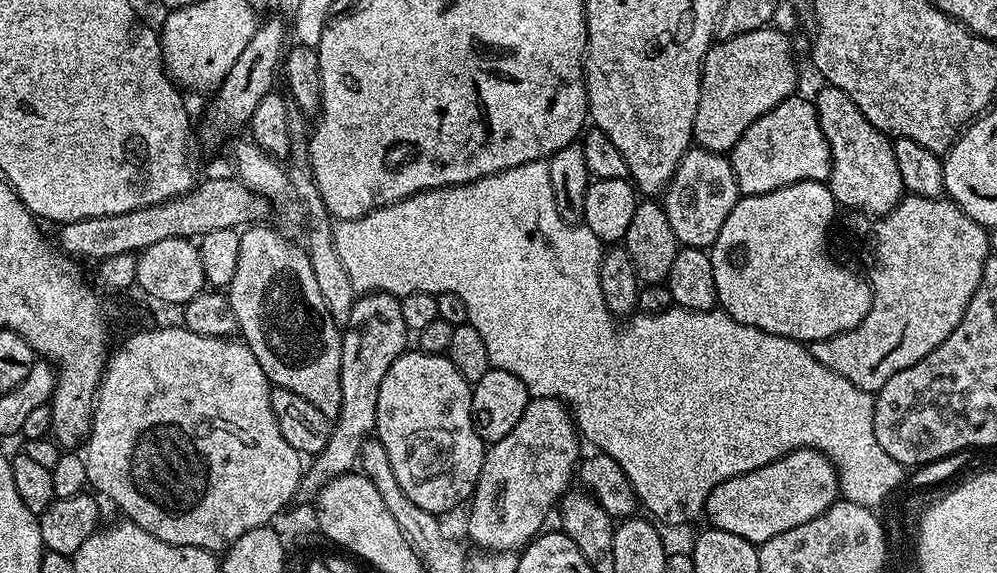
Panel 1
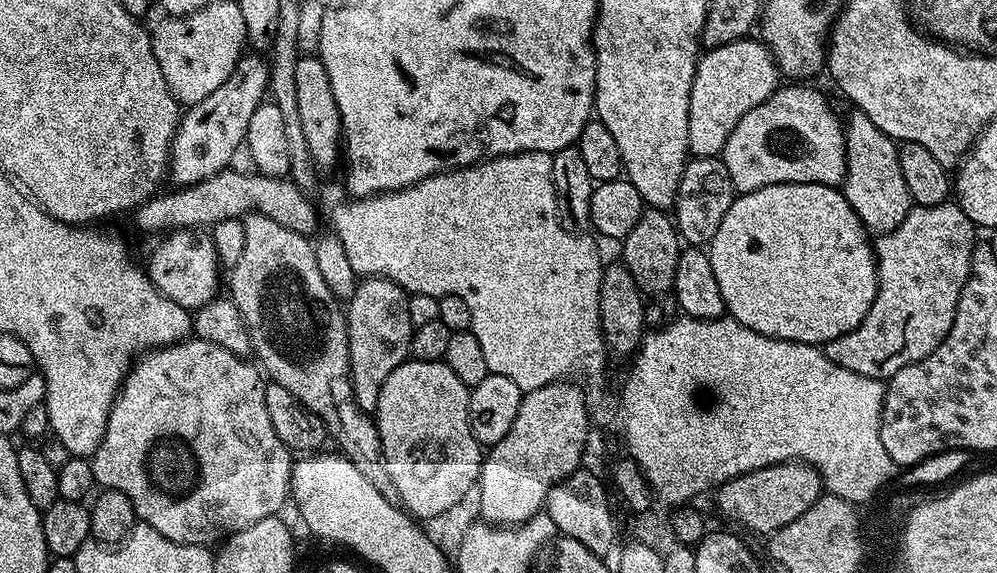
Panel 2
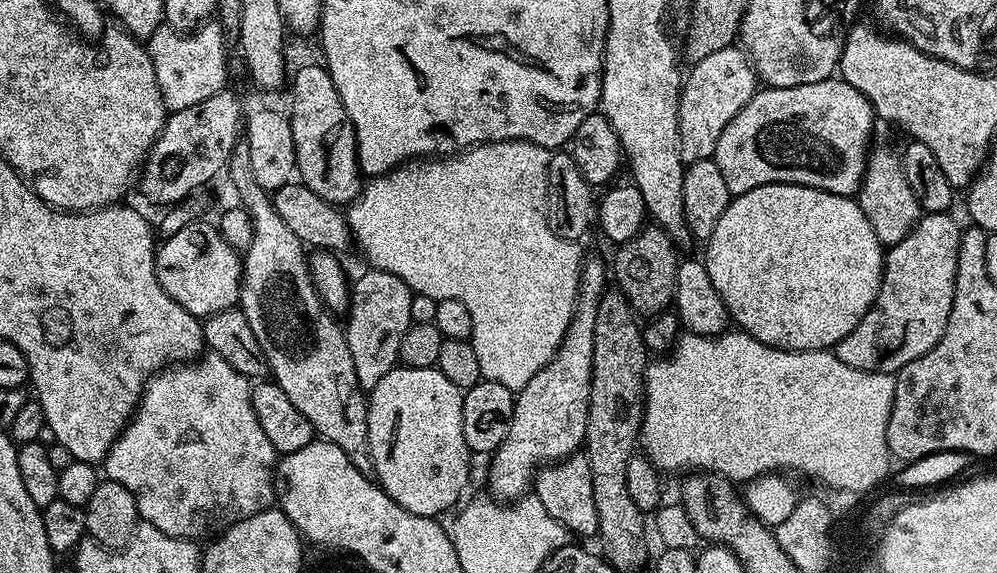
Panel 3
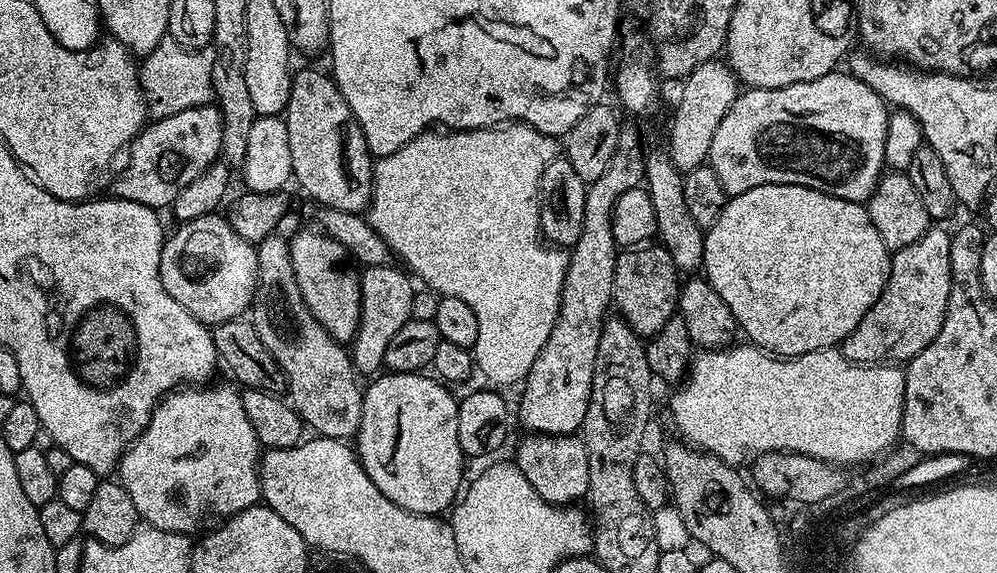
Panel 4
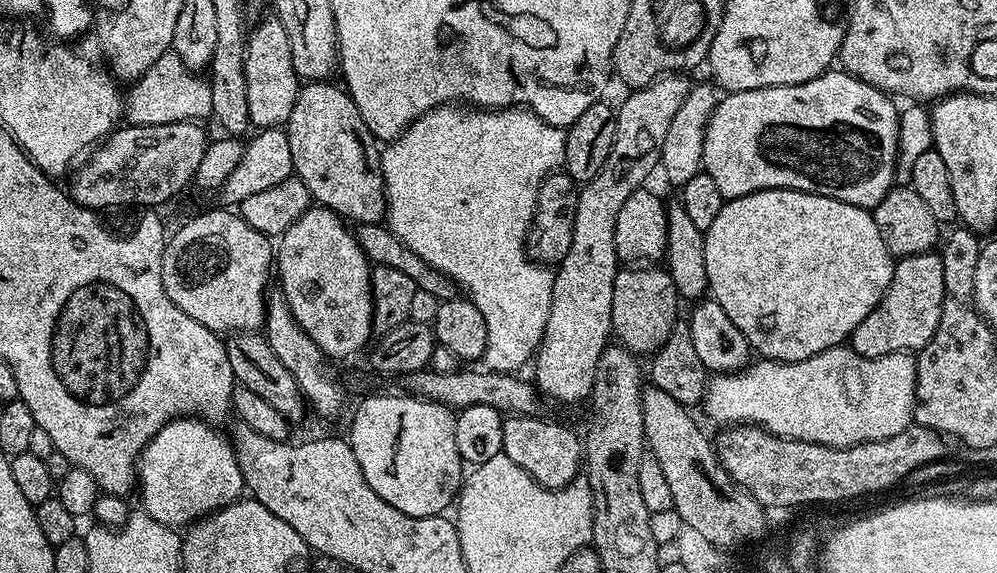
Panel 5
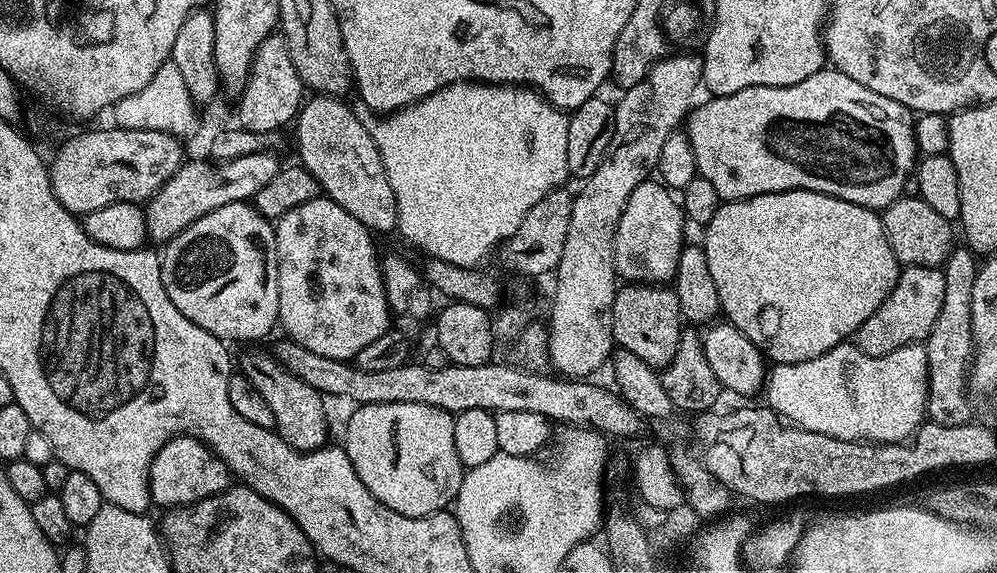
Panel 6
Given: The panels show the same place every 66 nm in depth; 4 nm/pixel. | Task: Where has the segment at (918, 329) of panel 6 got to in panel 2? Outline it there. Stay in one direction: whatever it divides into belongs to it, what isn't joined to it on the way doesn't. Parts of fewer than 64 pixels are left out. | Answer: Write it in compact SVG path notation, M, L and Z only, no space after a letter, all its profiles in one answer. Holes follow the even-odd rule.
M945 202L938 206L914 206L910 210L910 214L906 214L906 218L902 218L902 226L877 235L874 240L876 253L876 297L874 302L870 306L866 318L862 318L862 322L857 328L851 328L844 336L836 336L829 344L823 345L824 356L830 358L830 362L834 362L838 366L846 366L846 370L854 370L854 374L862 374L866 378L882 381L887 381L888 377L893 376L898 370L902 370L902 366L910 366L914 362L926 358L926 354L934 351L942 342L942 338L946 338L946 334L954 322L958 298L962 294L962 286L966 286L966 278L970 274L972 251L978 242L976 232L978 233L977 225L973 224L970 218L966 218L966 214L959 204Z

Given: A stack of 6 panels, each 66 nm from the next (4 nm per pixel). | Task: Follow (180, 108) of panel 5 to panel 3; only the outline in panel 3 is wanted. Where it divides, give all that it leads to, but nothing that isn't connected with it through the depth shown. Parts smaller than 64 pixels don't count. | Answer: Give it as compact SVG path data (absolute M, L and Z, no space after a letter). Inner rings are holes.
M205 22L192 32L175 32L168 24L161 23L154 34L147 37L150 62L154 62L154 78L158 80L158 90L162 90L164 107L169 113L186 110L225 91L228 56L224 53L224 35L226 29L219 22Z

